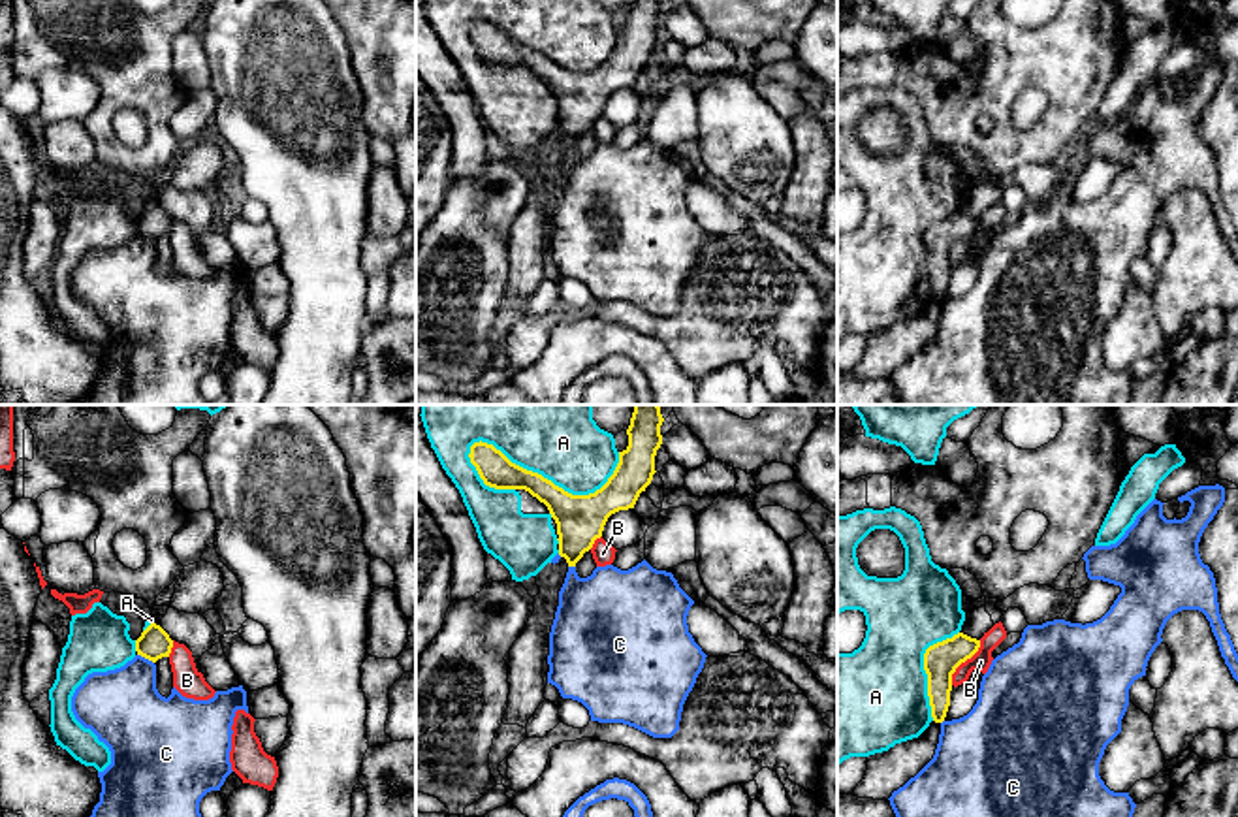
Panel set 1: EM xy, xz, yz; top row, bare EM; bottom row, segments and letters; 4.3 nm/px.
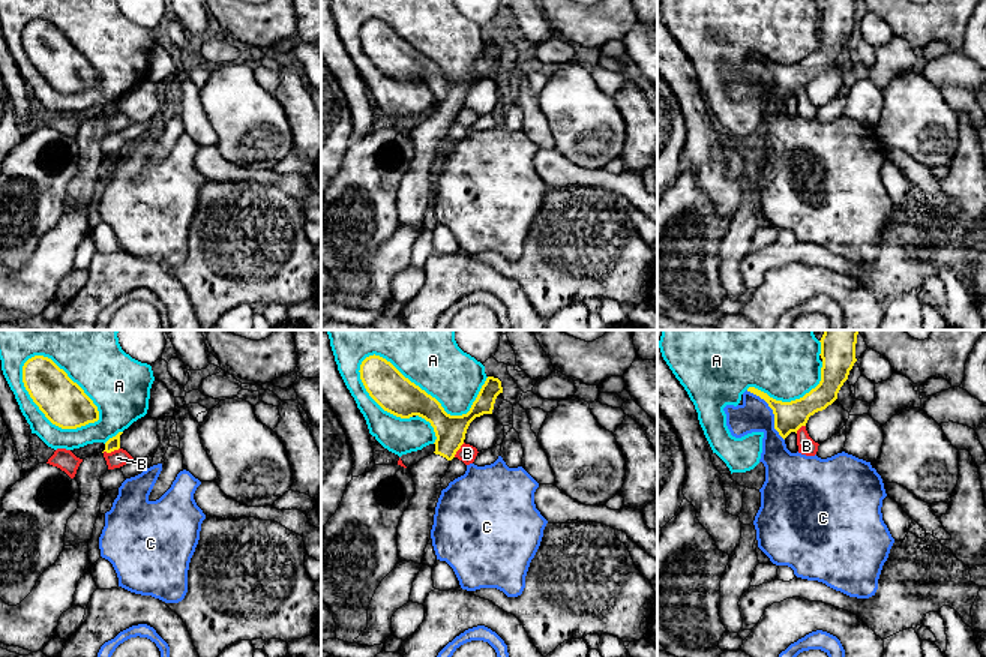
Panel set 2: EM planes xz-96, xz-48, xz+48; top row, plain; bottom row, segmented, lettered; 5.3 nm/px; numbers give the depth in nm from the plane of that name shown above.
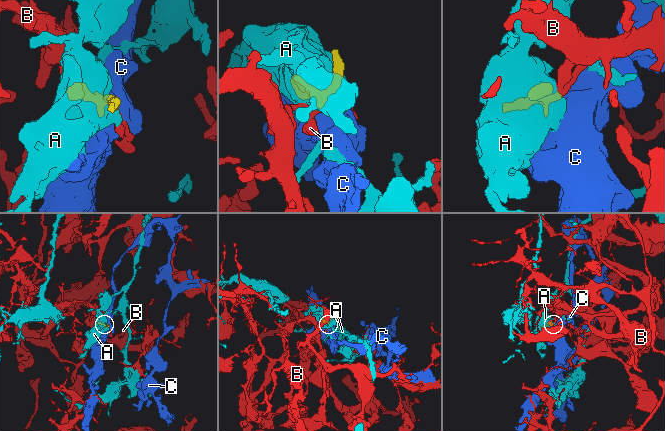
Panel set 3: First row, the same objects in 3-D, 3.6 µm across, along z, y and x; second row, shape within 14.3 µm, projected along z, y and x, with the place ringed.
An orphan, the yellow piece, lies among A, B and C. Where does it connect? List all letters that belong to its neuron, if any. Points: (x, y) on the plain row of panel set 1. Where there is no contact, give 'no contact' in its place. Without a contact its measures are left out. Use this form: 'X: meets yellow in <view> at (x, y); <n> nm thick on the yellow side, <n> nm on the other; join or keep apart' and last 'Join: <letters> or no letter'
A: meets yellow in xz at (548, 59); 220 nm thick on the yellow side, 300 nm on the other; keep apart
B: meets yellow in yz at (964, 240); 150 nm thick on the yellow side, 90 nm on the other; keep apart
C: meets yellow in xy at (145, 236); 140 nm thick on the yellow side, 320 nm on the other; keep apart
Join: no letter

